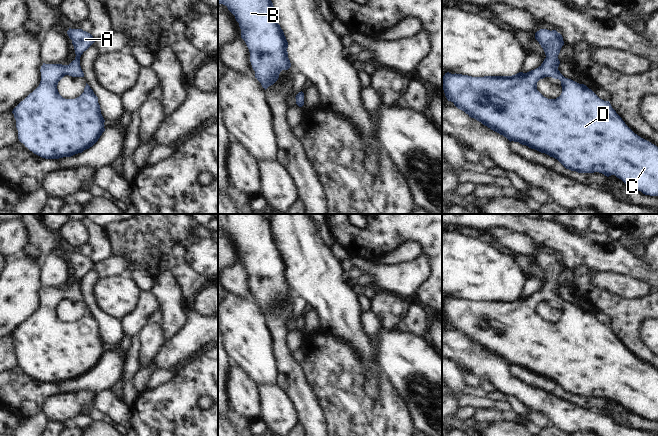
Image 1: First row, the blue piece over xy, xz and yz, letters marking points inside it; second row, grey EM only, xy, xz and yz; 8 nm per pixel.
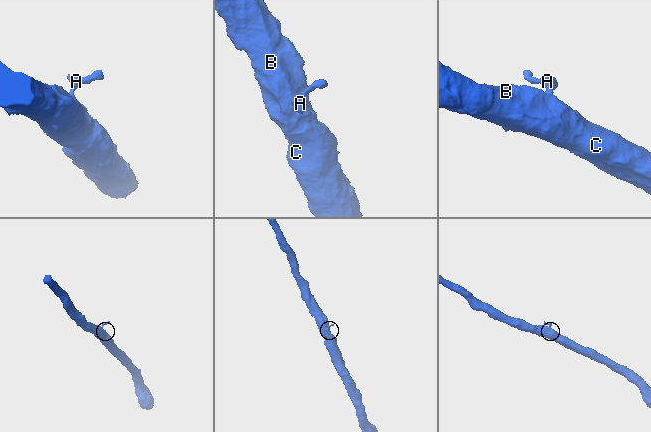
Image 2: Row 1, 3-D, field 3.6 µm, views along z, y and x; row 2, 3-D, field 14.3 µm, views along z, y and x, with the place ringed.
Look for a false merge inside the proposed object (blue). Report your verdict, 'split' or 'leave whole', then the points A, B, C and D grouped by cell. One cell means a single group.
leave whole; groups A B C D

